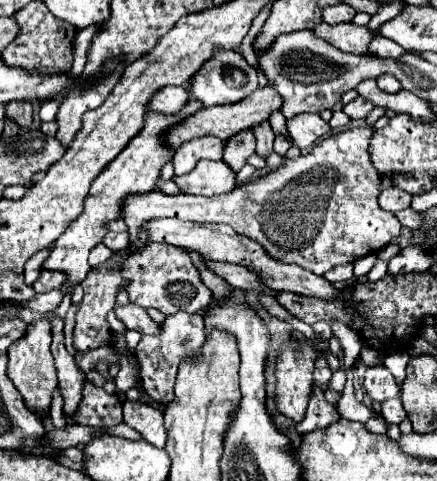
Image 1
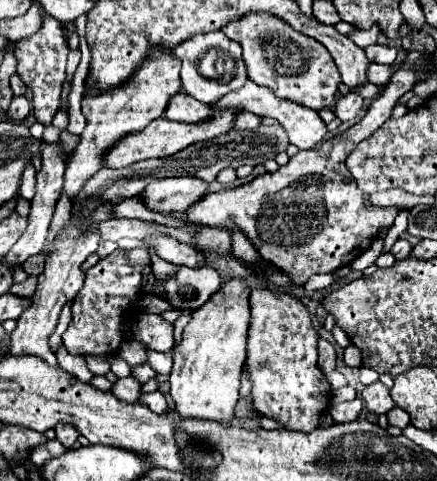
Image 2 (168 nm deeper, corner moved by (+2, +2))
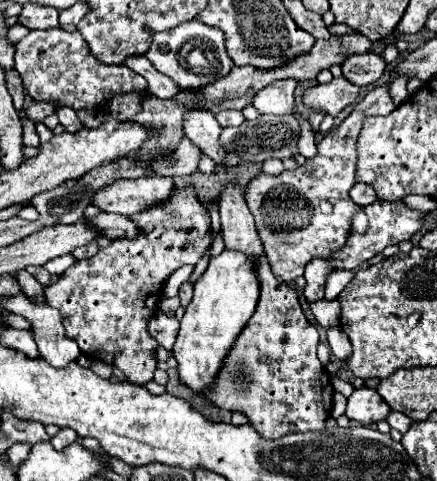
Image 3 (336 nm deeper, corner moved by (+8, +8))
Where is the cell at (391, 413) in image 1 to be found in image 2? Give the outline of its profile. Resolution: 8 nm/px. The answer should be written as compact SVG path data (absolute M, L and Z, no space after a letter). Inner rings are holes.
M394 406L394 408L390 410L390 414L386 414L386 416L388 416L390 426L398 426L400 430L404 430L404 428L410 424L408 414L406 414L402 408L398 408L398 406Z

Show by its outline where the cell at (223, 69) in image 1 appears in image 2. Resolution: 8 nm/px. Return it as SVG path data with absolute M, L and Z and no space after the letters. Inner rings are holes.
M220 30L208 32L208 34L196 34L194 38L188 38L186 42L180 42L172 54L182 60L182 88L186 94L196 98L204 104L218 102L224 94L234 92L244 86L248 80L246 64L242 60L242 50L238 42L226 38Z

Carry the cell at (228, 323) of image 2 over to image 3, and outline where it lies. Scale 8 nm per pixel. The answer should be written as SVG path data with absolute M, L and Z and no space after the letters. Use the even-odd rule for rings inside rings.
M228 248L210 258L206 272L194 284L192 304L188 304L186 314L180 320L180 334L172 348L172 354L178 360L180 380L194 392L202 394L206 386L212 386L228 348L232 348L232 340L236 340L248 318L254 314L258 298L260 280L256 276L256 262L252 258L248 258L244 252Z

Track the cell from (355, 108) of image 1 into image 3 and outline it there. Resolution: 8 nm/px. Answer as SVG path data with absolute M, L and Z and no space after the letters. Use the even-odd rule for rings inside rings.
M332 78L332 82L328 84L306 88L302 94L302 102L314 112L338 116L348 104L352 104L358 98L358 92L360 88L348 82L346 78Z

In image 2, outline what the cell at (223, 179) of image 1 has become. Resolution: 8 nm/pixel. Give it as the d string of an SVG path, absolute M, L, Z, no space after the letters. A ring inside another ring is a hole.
M182 176L182 178L162 178L150 182L142 192L148 210L186 210L186 206L198 202L208 190L208 182L202 178Z

